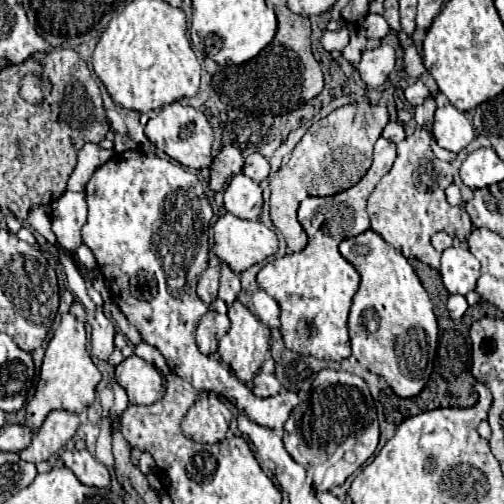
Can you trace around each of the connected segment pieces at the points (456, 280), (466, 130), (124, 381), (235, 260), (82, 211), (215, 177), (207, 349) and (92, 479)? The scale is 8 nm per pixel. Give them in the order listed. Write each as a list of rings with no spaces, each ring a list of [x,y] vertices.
[[[451,246],[441,256],[441,278],[449,294],[467,294],[475,290],[477,278],[481,276],[479,260],[465,246]]]
[[[443,104],[437,108],[433,134],[435,134],[437,144],[451,152],[463,150],[475,138],[471,120],[457,108],[453,108],[451,104]]]
[[[135,354],[115,368],[115,380],[127,390],[131,404],[153,404],[165,394],[163,376],[153,364],[147,364]]]
[[[229,212],[215,222],[213,238],[215,238],[213,252],[219,256],[219,260],[227,262],[229,268],[237,274],[251,268],[253,264],[259,264],[259,262],[267,260],[269,256],[275,256],[277,250],[279,250],[279,240],[275,236],[275,230],[267,228],[259,220],[243,220],[243,218],[237,218],[237,216],[229,214]]]
[[[65,192],[51,204],[53,232],[65,252],[73,252],[81,244],[81,228],[87,222],[87,202],[83,192]]]
[[[235,146],[221,148],[221,152],[215,156],[215,160],[211,164],[209,188],[215,192],[225,190],[227,184],[231,182],[231,178],[243,170],[243,162],[245,160],[243,160],[243,154],[239,148],[235,148]]]
[[[209,310],[201,316],[197,326],[197,346],[203,354],[217,352],[219,338],[229,330],[229,318],[227,314],[219,314],[215,310]]]
[[[65,450],[61,454],[67,468],[73,470],[73,474],[87,486],[107,488],[109,486],[109,470],[105,464],[101,464],[95,456],[91,456],[87,450]]]

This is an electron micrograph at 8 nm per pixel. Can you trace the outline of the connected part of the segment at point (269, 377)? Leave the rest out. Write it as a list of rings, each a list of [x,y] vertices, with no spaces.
[[[259,372],[255,378],[253,378],[253,394],[255,396],[275,396],[279,392],[281,384],[279,380],[273,376],[273,374],[265,374],[265,372]]]

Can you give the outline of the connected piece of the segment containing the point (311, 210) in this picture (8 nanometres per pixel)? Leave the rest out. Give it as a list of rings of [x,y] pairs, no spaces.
[[[379,138],[375,144],[375,156],[369,172],[349,190],[327,198],[305,198],[299,206],[299,222],[309,236],[309,244],[299,254],[289,254],[285,258],[265,264],[257,274],[257,284],[271,298],[277,300],[281,308],[281,336],[289,350],[305,356],[315,356],[323,360],[343,360],[349,358],[349,334],[347,316],[351,308],[351,298],[359,288],[359,272],[339,254],[341,240],[357,236],[371,228],[367,214],[367,198],[375,184],[391,170],[395,162],[395,142]]]

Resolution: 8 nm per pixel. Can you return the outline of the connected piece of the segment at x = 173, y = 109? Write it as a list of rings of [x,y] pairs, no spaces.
[[[173,102],[169,106],[163,106],[153,118],[149,118],[149,122],[145,126],[145,134],[159,150],[163,150],[169,158],[177,160],[183,166],[199,170],[199,168],[209,166],[213,160],[211,158],[211,144],[213,144],[211,124],[203,112],[199,112],[187,104]]]

